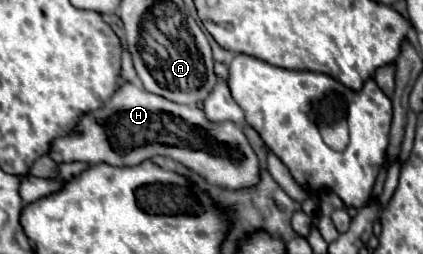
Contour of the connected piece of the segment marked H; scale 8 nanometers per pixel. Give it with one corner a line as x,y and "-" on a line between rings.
124,84
114,92
114,96
98,110
84,114
80,118
80,124
76,128
78,136
62,136
56,138
50,146
50,158
58,164
62,162
88,162
88,164
112,164
112,166
136,166
142,160
148,160
156,154
170,156
184,164
186,168
198,172
204,176
210,184
222,186
222,188
244,188
254,186
258,182
258,156
248,144
242,128
238,128
232,122
208,122
204,118
204,112
198,106
182,106
176,102
170,102
166,98
160,98
156,94
150,94
146,90
136,88
134,84

